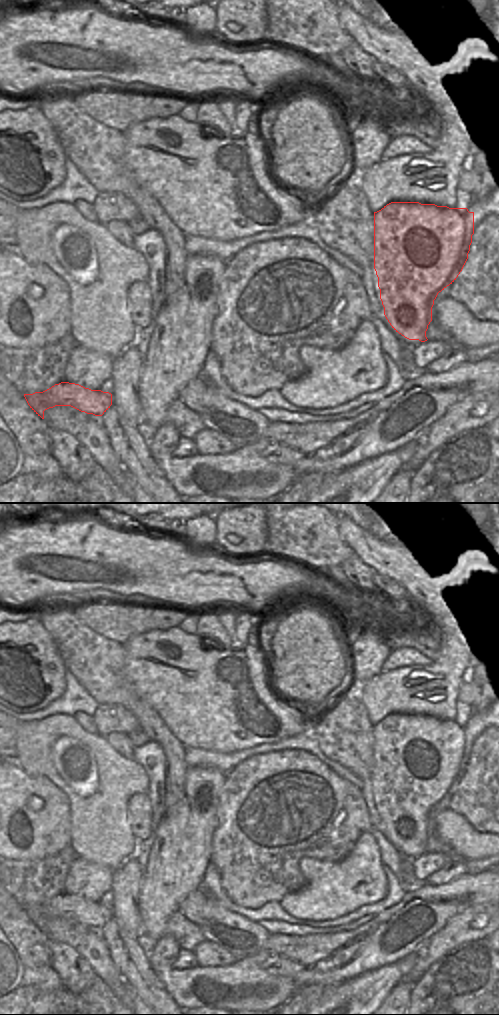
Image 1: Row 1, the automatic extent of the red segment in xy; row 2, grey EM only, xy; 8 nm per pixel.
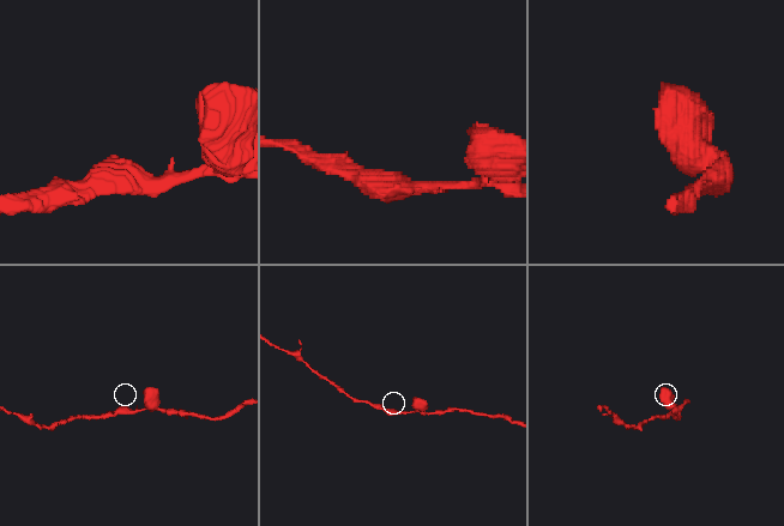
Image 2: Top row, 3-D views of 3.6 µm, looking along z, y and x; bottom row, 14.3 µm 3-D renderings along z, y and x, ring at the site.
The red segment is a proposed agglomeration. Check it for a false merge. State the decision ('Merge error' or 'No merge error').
No merge error.

